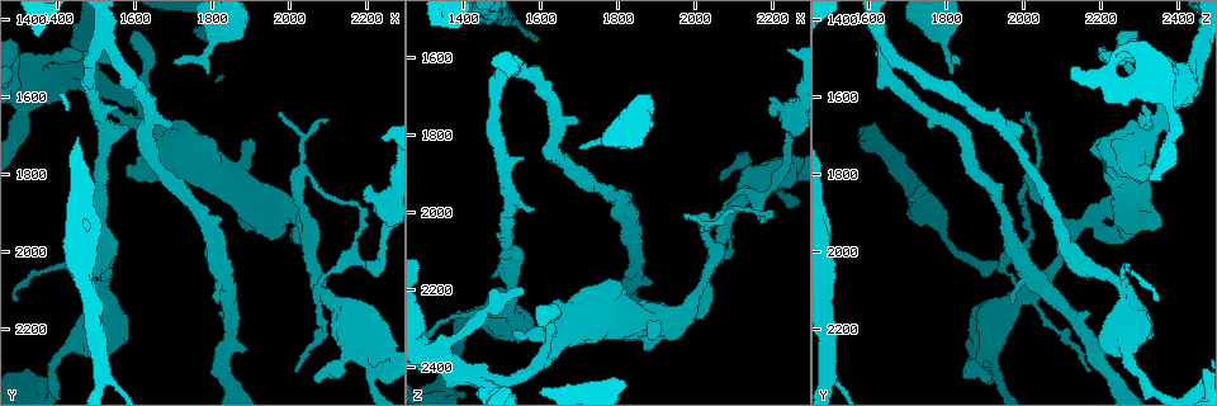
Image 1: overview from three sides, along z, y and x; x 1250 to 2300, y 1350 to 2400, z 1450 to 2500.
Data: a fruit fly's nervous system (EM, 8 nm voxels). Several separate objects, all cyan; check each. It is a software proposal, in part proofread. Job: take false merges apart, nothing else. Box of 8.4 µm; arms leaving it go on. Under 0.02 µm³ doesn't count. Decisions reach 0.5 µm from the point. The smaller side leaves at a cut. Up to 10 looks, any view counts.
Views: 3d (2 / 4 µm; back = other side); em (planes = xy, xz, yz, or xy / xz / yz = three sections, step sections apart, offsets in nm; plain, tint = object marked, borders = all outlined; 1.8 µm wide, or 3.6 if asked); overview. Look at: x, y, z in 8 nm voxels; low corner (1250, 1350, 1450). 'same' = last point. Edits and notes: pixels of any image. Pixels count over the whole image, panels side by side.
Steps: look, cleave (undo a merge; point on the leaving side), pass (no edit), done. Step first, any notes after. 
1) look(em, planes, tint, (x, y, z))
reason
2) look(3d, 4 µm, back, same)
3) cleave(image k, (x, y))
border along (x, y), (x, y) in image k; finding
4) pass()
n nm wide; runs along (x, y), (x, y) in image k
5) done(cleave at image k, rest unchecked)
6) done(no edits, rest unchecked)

look(em, xz, step 4, borders, (2080, 2105, 2000))
side arm on a straight run

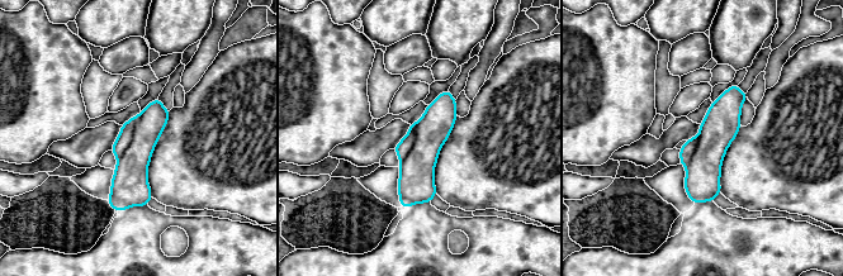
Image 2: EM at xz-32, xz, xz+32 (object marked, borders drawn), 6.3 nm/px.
look(em, yz, step 4, borders, same)
another direction

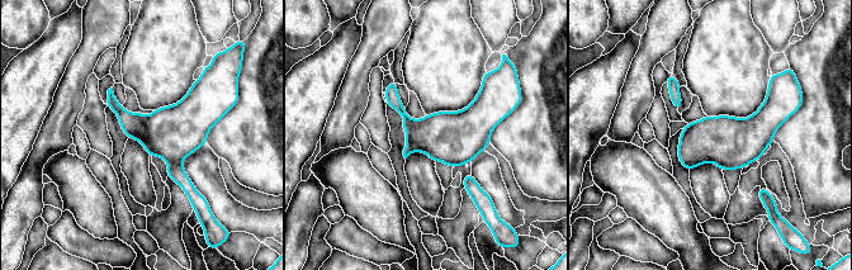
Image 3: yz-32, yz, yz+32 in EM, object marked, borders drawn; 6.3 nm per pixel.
cleave(image 3, (132, 123))
two neurons meet here

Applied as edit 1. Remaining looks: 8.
look(overview)
see it whole again

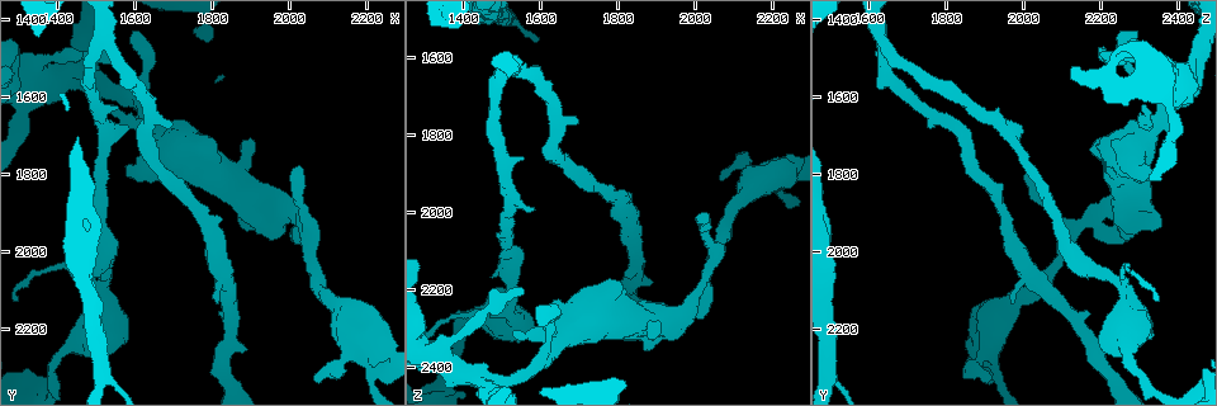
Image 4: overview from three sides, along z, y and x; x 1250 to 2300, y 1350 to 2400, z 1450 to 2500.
look(em, 3.6 µm, planes, borders, (2215, 2270, 1920))
sudden change in width

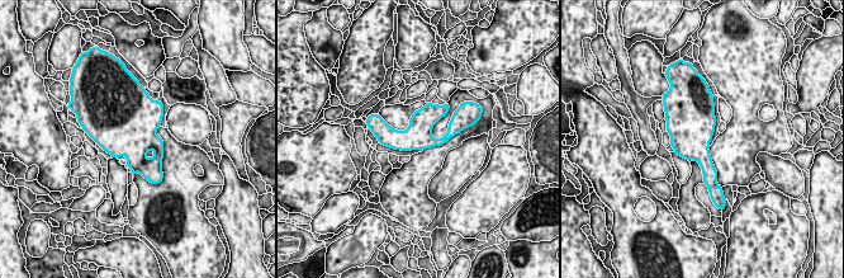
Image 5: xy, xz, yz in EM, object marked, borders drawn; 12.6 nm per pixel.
pass()
360 nm wide; runs along (453, 130), (441, 141), (382, 140) in image 5; continuous, no second neuron

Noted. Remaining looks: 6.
look(em, yz, step 16, tint, (1490, 1550, 2440))

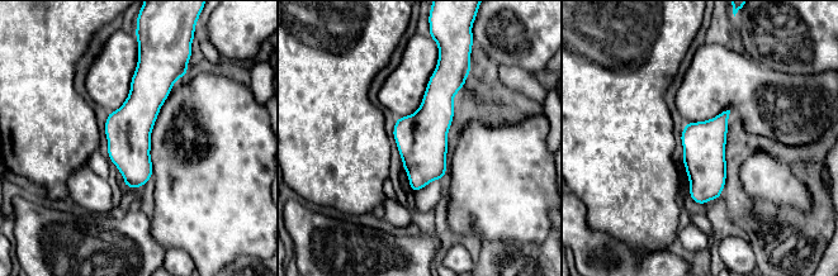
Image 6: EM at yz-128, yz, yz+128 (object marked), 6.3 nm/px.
look(em, planes, tint, same)
cut it another way

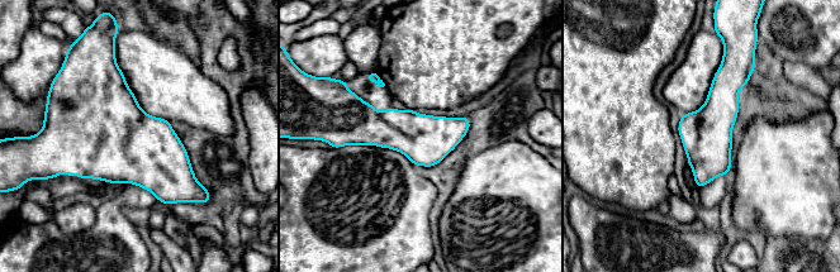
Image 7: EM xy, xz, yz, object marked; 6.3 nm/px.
pass()
320 nm wide; continuous, no second neuron

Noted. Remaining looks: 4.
look(em, planes, tint, (1495, 1480, 1640))
abrupt turn

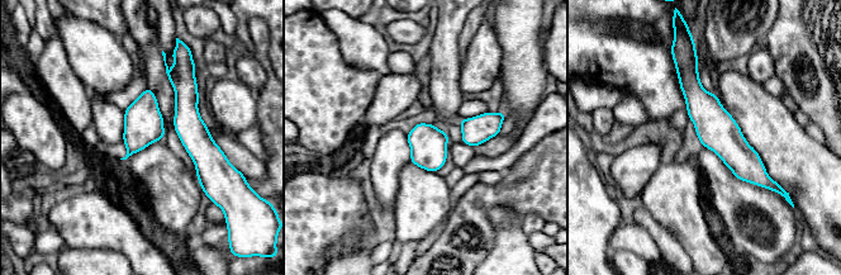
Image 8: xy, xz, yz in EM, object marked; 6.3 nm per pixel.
pass()
runs along (690, 62), (714, 127), (768, 184) in image 8; one neuron here

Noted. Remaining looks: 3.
done(cleave at image 3, rest unchecked)

